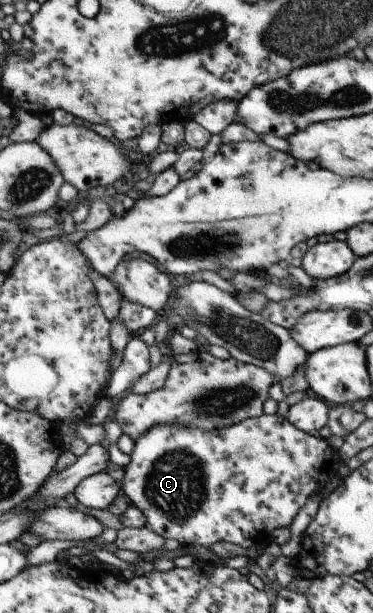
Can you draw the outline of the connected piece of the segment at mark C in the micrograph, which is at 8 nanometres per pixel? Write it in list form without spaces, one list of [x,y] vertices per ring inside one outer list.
[[[263,414],[261,417],[245,419],[245,421],[225,429],[211,429],[211,431],[209,429],[205,431],[201,427],[191,427],[191,425],[179,425],[179,423],[157,425],[137,439],[132,456],[133,460],[124,469],[122,491],[127,495],[130,503],[145,514],[146,527],[149,527],[151,531],[155,531],[157,535],[165,539],[175,539],[181,546],[199,545],[209,549],[219,542],[231,542],[256,552],[272,543],[273,533],[271,531],[293,525],[295,517],[301,513],[301,509],[307,505],[307,501],[319,493],[332,476],[337,475],[336,468],[343,462],[339,451],[331,448],[325,438],[309,435],[309,432],[301,431],[301,428],[295,427],[288,418],[285,419],[277,414]]]

